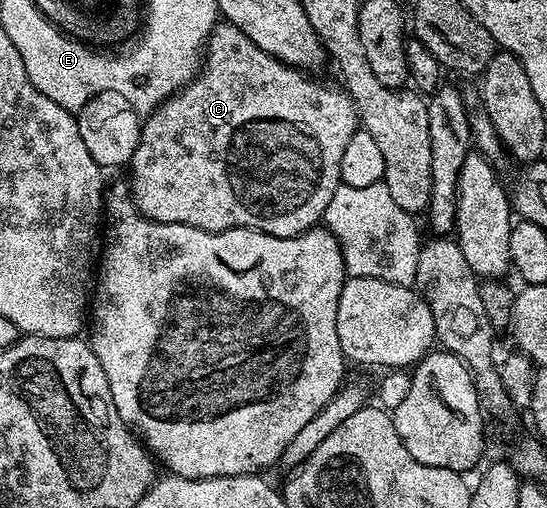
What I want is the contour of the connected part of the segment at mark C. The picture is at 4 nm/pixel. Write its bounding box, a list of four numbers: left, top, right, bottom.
[128,24,360,238]

